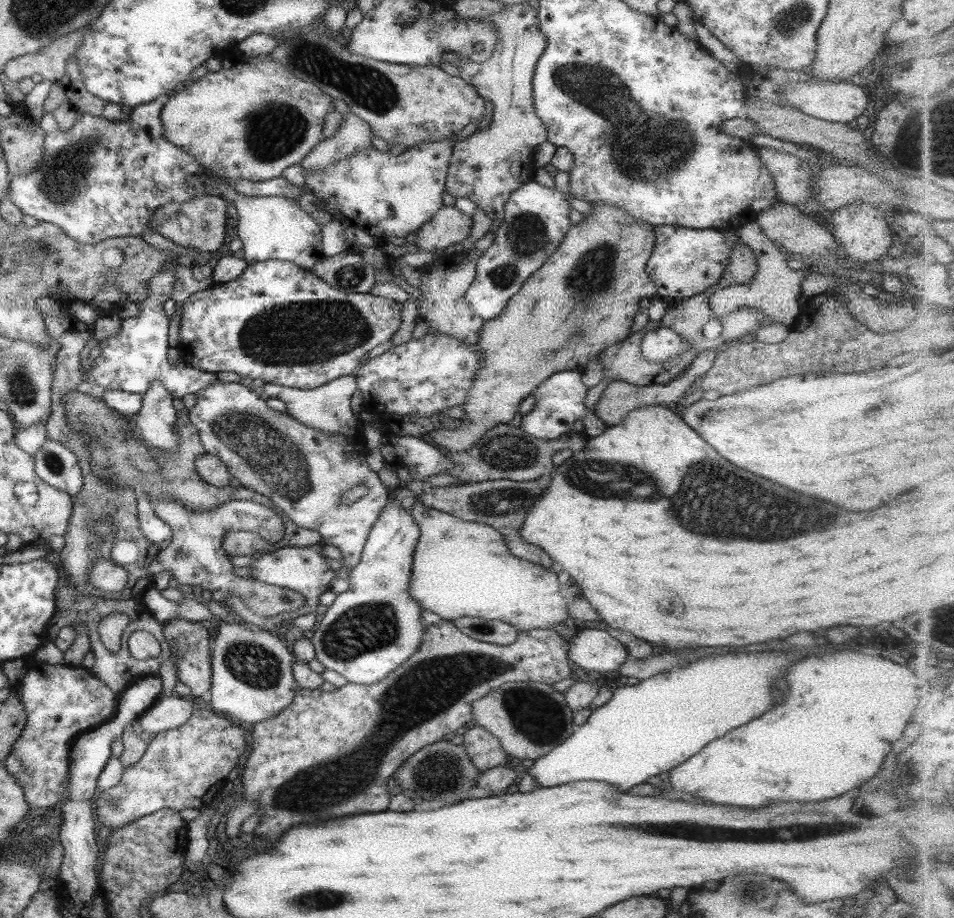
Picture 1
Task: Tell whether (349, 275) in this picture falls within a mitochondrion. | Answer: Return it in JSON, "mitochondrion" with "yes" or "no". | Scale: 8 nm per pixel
{"mitochondrion":"yes"}

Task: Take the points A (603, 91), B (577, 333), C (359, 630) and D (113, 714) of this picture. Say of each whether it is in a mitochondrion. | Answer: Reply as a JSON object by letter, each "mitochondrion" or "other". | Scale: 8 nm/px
{"A":"mitochondrion","B":"mitochondrion","C":"mitochondrion","D":"other"}

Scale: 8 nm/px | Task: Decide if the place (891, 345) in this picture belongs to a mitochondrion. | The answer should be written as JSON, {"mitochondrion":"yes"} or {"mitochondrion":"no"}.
{"mitochondrion":"no"}

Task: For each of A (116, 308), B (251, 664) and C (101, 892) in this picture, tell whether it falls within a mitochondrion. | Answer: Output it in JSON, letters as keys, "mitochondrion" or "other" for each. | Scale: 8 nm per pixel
{"A":"other","B":"mitochondrion","C":"other"}

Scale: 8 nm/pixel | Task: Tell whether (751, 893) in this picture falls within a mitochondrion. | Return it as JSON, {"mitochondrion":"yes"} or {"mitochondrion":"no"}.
{"mitochondrion":"yes"}

